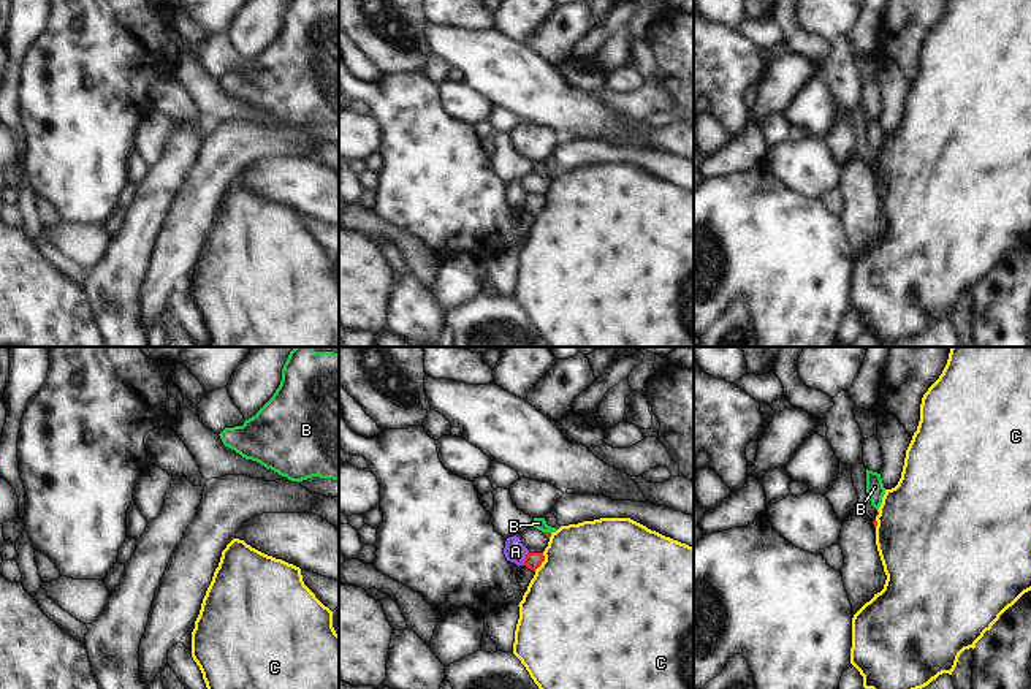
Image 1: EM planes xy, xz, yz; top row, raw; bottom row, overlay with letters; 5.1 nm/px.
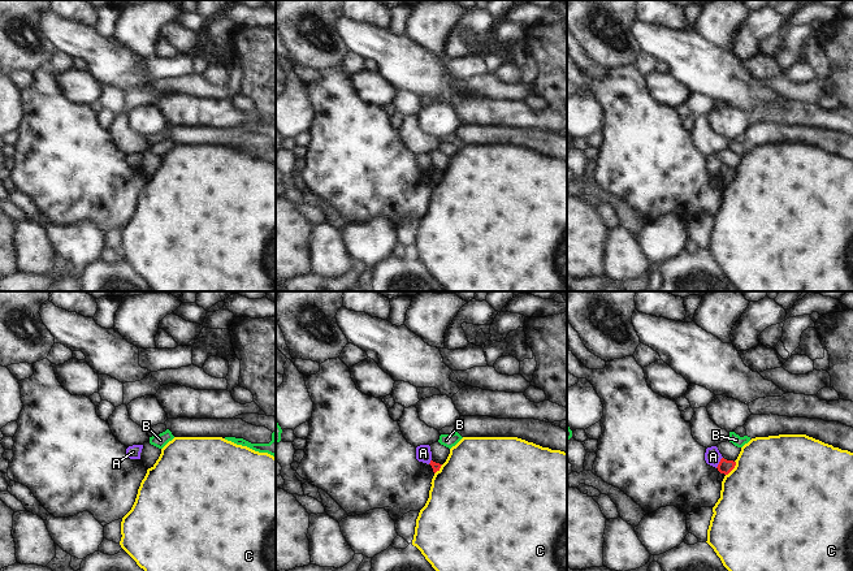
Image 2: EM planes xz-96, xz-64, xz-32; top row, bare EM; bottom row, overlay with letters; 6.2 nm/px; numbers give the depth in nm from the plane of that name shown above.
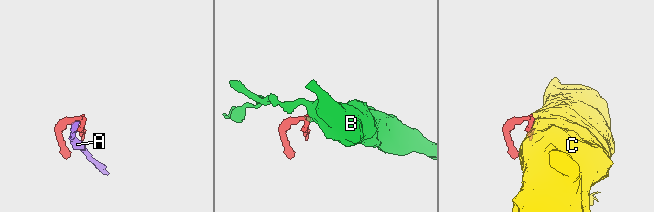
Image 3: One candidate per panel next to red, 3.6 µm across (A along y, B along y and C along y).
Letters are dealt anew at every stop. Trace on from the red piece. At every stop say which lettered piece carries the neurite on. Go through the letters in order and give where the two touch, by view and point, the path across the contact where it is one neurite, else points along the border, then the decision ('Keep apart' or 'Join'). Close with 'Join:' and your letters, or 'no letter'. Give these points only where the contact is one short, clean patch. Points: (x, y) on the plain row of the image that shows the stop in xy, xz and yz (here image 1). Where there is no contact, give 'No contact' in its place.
A: Touches red at xz (525, 203). Boundary: xz (528, 197), (521, 209). Keep apart
B: Touches red at xz (548, 178). Path across: xz (548, 179), (548, 178), (539, 168). Join
C: Touches red at xz (542, 206). Keep apart
Join: B.

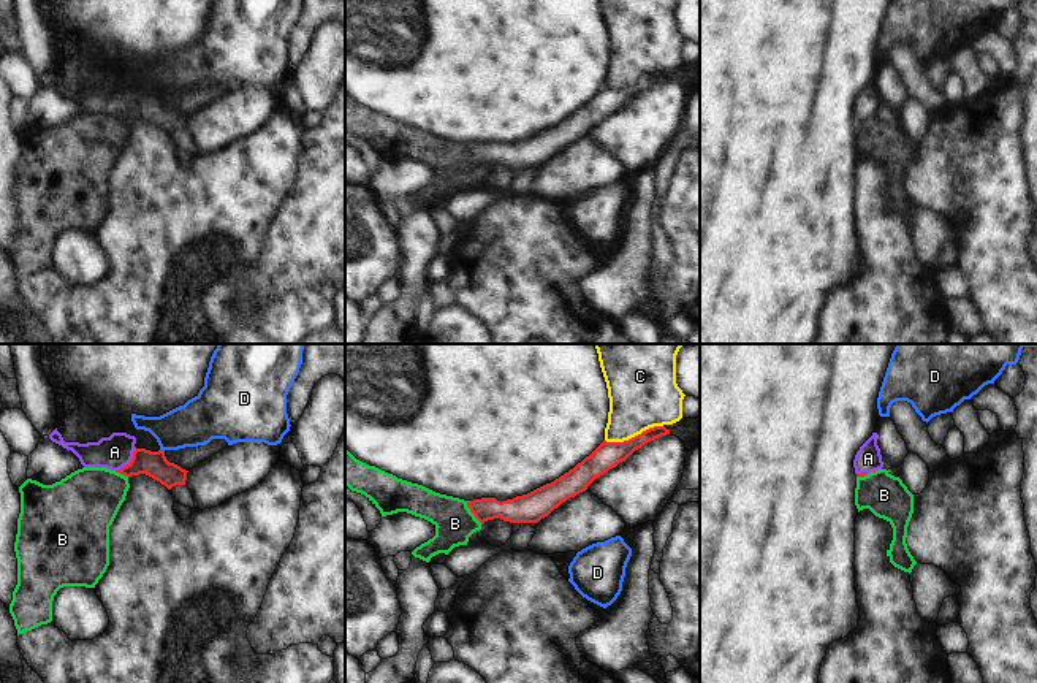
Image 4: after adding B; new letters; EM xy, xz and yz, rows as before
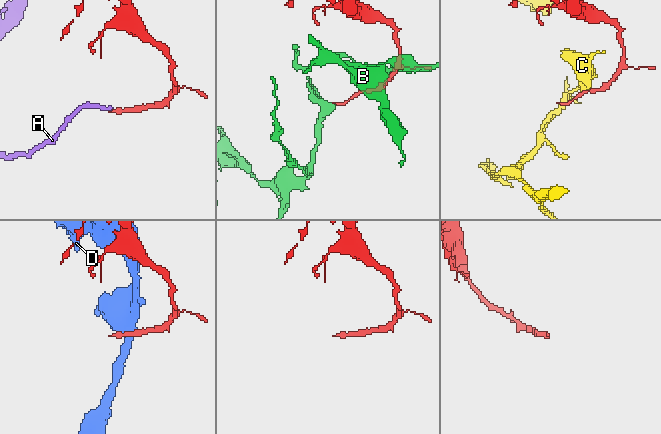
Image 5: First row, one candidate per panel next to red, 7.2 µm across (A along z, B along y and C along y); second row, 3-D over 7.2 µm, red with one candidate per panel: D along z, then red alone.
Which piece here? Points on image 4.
A: Touches red at xy (130, 106). Path across: xy (154, 110), (130, 106), (114, 97). Join
B: Touches red at xz (472, 157). Boundary: xz (466, 148), (482, 168). Keep apart
C: Touches red at xz (635, 81). Keep apart
D: Touches red at xy (160, 94). Boundary: xy (160, 92), (163, 95). Keep apart
Join: A.

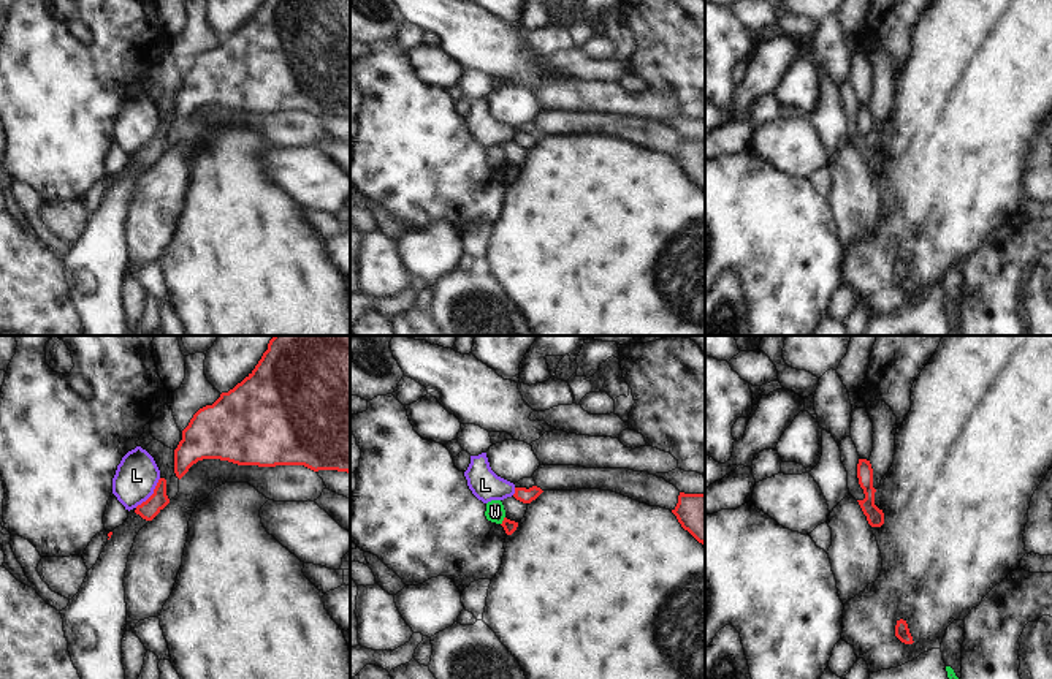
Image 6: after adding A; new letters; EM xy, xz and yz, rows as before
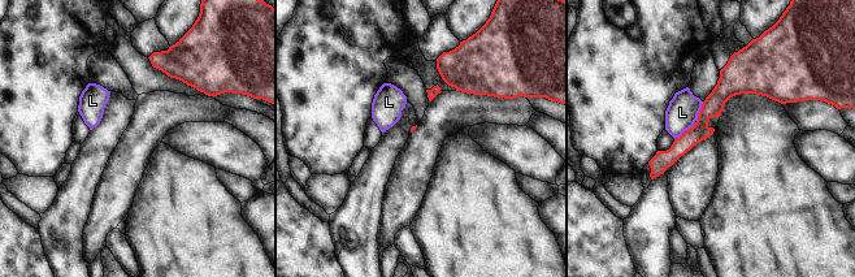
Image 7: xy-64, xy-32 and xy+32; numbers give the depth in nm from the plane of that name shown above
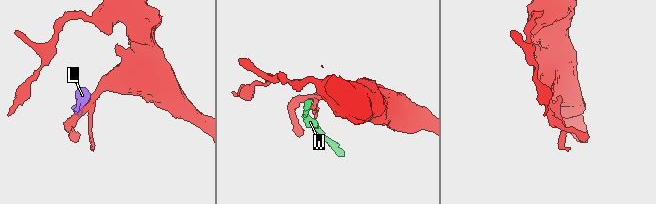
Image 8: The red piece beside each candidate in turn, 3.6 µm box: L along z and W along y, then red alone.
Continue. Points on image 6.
L: Touches red at xy (152, 140). Boundary: xy (160, 124), (154, 136), (135, 152). Keep apart
W: Touches red at xz (503, 166). Boundary: xz (504, 162), (501, 170). Keep apart
Join: no letter.

